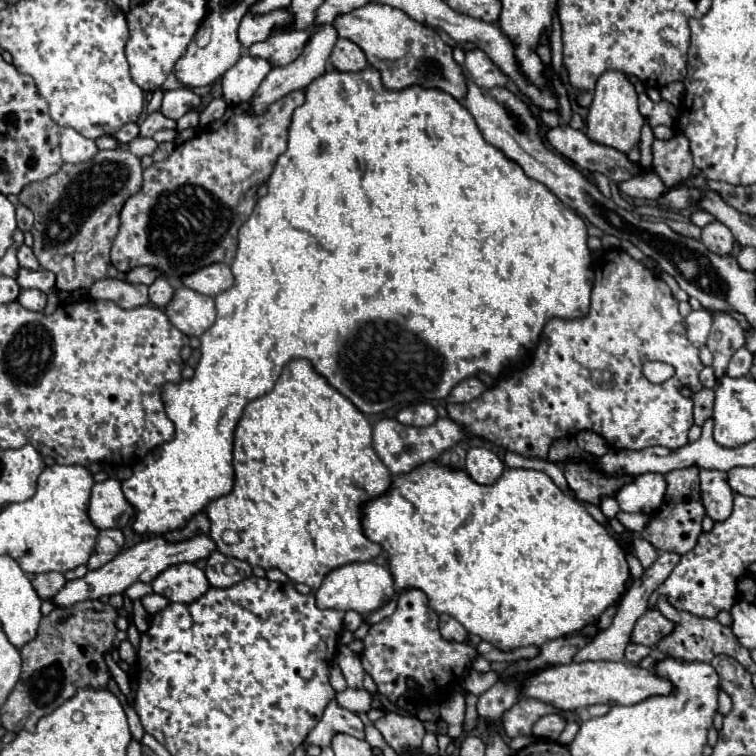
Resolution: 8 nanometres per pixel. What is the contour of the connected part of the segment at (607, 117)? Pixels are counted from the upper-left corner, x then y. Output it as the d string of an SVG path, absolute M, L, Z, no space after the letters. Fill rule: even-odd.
M604 71L596 83L594 101L590 105L590 113L586 119L586 135L592 141L614 147L622 153L628 153L640 141L640 129L644 125L644 117L638 111L638 95L630 79L622 71Z

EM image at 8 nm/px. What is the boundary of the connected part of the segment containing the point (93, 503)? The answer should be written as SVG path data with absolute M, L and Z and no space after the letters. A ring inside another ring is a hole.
M120 481L95 482L90 495L88 515L98 529L124 529L134 521L134 507L120 489Z

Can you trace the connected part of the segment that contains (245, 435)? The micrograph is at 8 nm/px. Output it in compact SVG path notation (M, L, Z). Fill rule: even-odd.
M292 359L282 369L282 375L278 377L272 391L246 405L246 409L242 413L242 419L238 421L238 427L234 431L234 453L232 455L234 455L234 459L232 459L232 465L234 465L234 489L228 495L224 495L220 499L214 499L214 501L210 501L206 505L206 515L210 519L210 537L216 543L216 549L220 553L224 553L226 557L242 559L242 561L246 559L252 567L264 567L264 569L274 569L276 567L284 575L288 575L288 579L292 579L294 583L304 583L314 591L320 587L322 579L332 569L342 567L348 561L372 561L376 555L380 555L380 551L382 551L380 545L368 541L364 531L362 531L362 505L368 499L374 499L374 497L386 493L386 489L392 483L392 475L390 475L390 471L384 467L384 463L380 461L380 457L372 449L372 427L370 427L368 419L364 417L364 413L358 411L358 407L350 399L346 399L340 391L336 391L322 375L318 375L308 359ZM228 529L238 533L238 537L240 537L238 543L226 545L222 541L222 533L228 531Z

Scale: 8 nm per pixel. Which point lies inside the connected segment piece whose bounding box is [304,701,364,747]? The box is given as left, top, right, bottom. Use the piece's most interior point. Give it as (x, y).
(335, 720)

